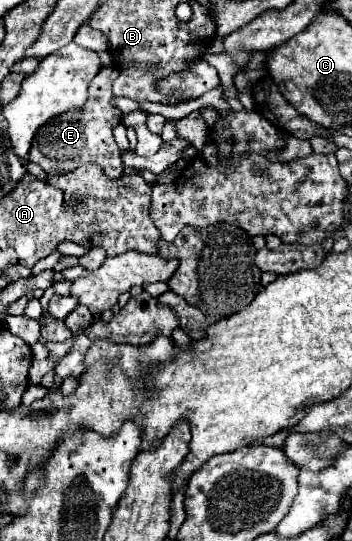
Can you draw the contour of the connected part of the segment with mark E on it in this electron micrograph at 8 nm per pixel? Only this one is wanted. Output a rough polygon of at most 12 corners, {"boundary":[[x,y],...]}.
{"boundary":[[115,65],[101,69],[87,103],[47,121],[29,161],[49,173],[95,163],[123,175],[109,105]]}

